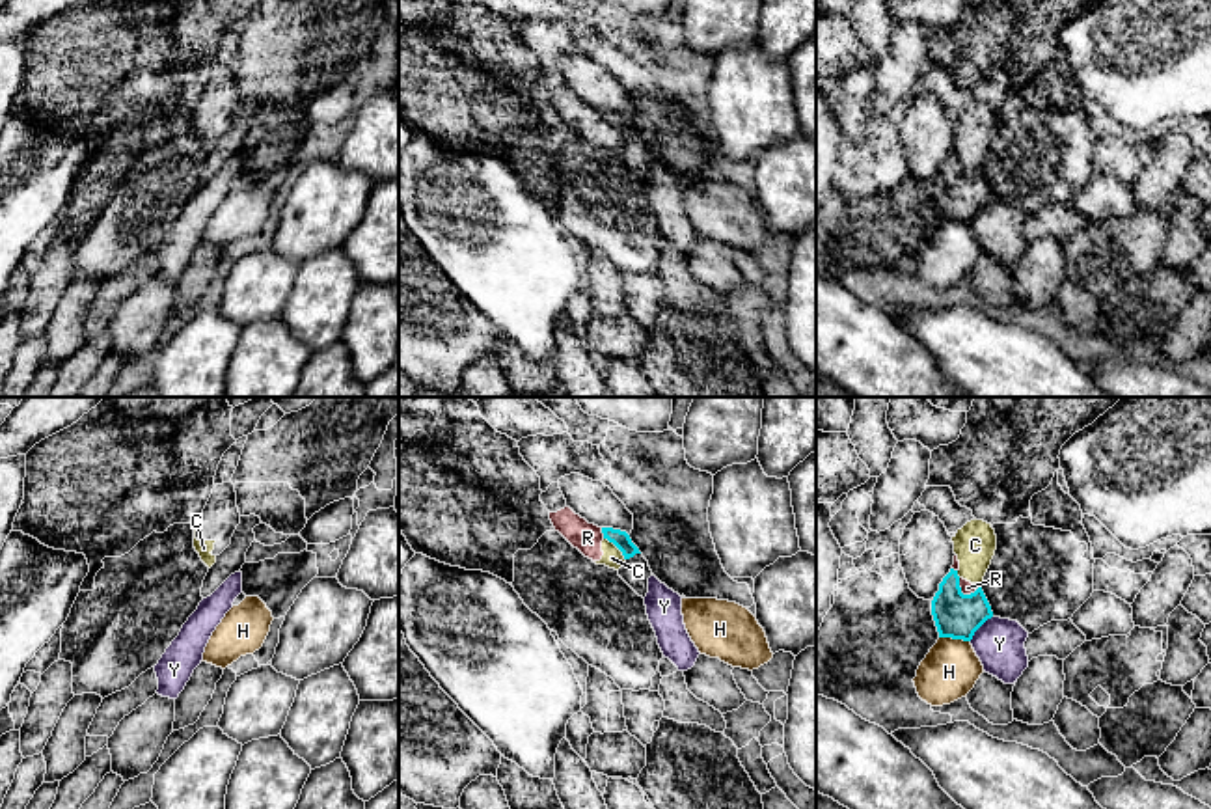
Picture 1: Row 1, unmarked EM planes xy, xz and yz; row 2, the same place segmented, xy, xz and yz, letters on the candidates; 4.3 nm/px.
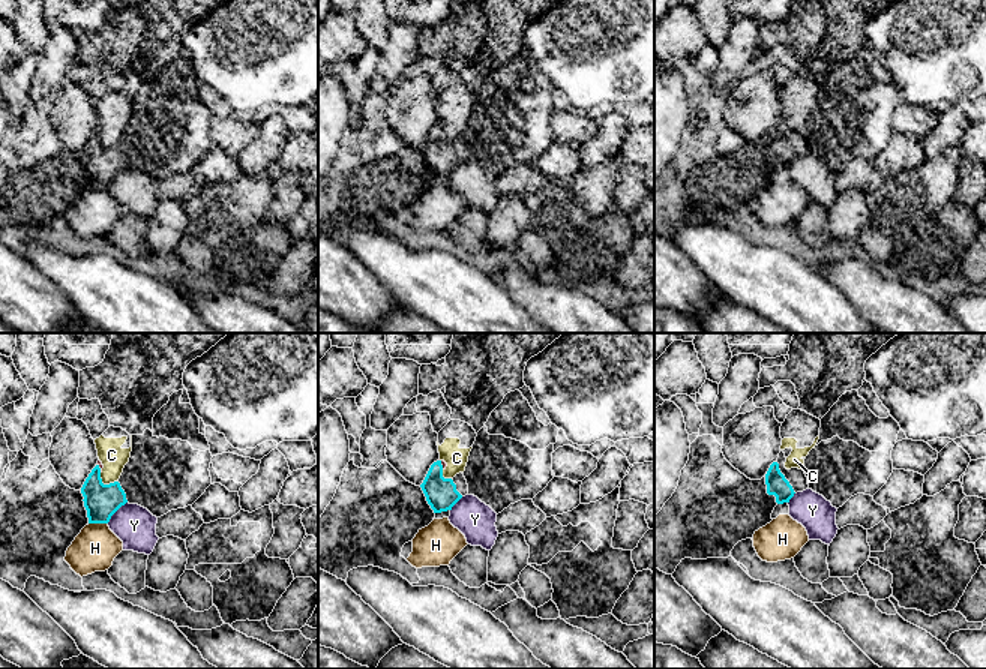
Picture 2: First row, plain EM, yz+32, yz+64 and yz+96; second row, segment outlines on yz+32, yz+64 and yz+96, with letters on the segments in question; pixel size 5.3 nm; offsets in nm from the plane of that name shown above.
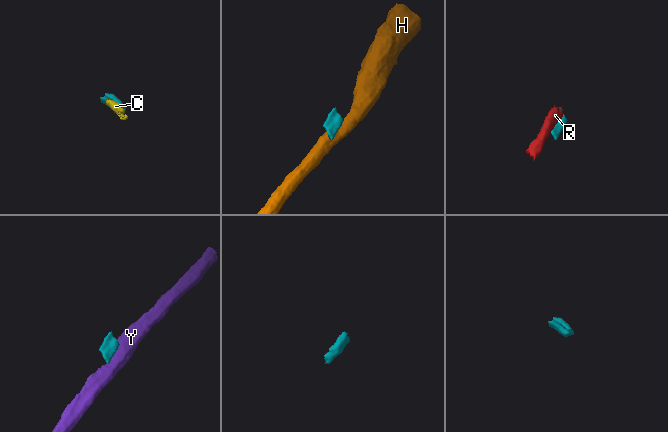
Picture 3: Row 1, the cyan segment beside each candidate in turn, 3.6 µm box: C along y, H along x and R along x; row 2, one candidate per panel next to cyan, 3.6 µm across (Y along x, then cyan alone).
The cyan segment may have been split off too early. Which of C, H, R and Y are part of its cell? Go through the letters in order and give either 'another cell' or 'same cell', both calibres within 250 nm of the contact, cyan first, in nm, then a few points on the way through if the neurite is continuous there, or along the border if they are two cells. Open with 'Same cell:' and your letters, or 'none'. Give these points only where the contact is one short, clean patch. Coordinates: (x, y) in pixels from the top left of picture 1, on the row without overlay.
Same cell: none
C: another cell; calibres 80 and 90 nm; border xz (604, 120), (625, 142)
H: another cell; calibres 200 and 240 nm; border yz (939, 219), (969, 224)
R: another cell; calibres 200 and 60 nm
Y: another cell; calibres 200 and 220 nm

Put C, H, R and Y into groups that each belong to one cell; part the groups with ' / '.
C R / H / Y

